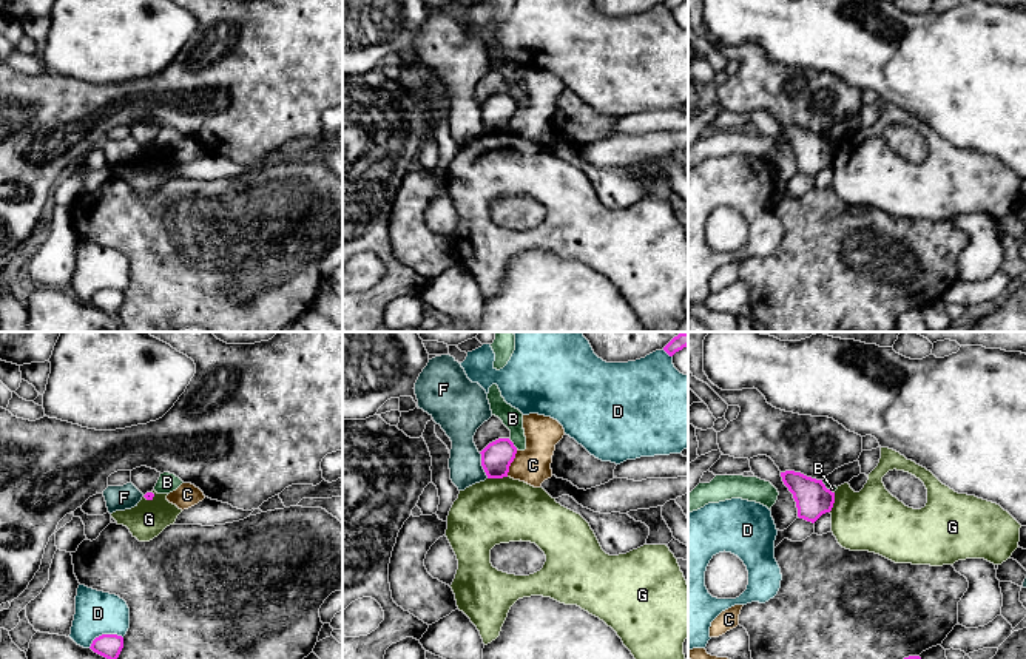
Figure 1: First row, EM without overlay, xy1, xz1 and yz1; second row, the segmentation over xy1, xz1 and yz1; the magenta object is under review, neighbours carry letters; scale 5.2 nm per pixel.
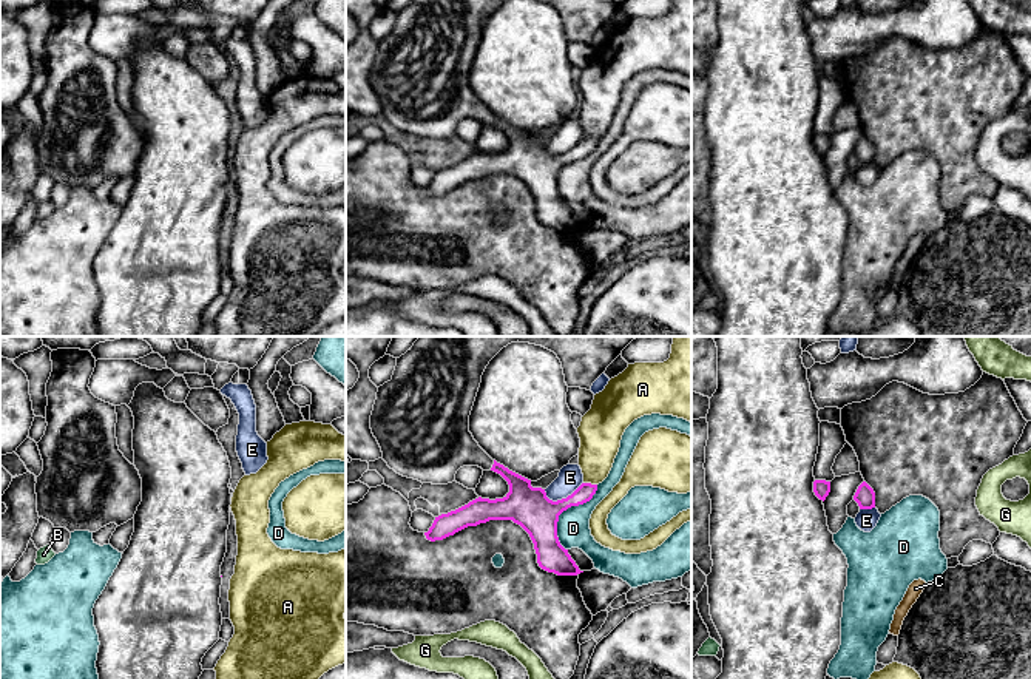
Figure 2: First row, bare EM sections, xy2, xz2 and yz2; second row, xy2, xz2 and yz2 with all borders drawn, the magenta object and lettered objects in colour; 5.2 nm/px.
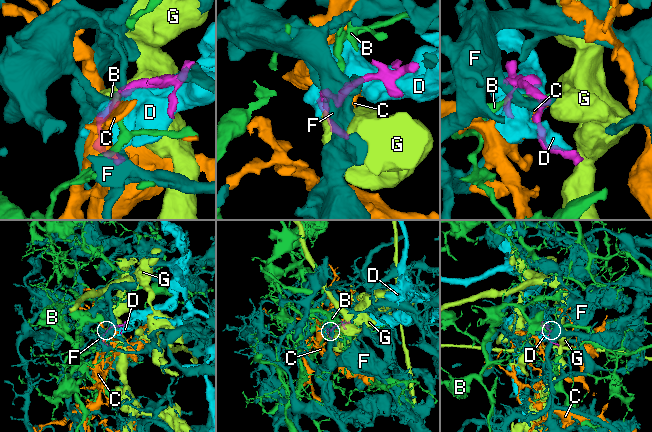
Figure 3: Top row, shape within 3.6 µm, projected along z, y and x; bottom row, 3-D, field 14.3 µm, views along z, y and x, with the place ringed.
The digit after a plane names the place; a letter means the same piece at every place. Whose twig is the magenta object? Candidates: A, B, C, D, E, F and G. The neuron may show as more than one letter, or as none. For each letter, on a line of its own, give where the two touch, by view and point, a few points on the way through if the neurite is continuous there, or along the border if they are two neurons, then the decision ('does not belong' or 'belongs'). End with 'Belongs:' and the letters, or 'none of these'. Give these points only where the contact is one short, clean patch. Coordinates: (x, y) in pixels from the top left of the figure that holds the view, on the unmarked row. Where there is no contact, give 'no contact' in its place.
A: contact xz2 (590, 138); does not belong
B: contact xz1 (512, 99); border xz1 (509, 94), (517, 102); does not belong
C: contact xz1 (511, 116); does not belong
D: contact xz2 (564, 164); does not belong
E: contact xz2 (562, 153); does not belong
F: contact xz1 (482, 119); border xz1 (479, 107), (482, 122), (488, 131); does not belong
G: contact xz1 (497, 131); border xz1 (506, 130), (488, 133); does not belong
Belongs: none of these

